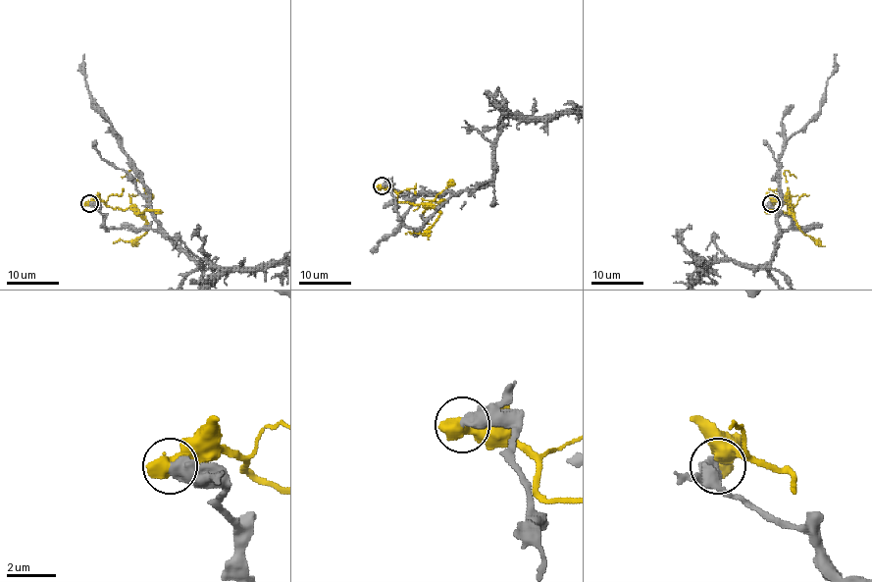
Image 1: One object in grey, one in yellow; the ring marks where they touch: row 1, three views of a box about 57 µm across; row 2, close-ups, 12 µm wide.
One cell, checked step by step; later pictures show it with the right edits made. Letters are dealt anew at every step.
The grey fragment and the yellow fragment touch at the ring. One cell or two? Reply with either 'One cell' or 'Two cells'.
Two cells

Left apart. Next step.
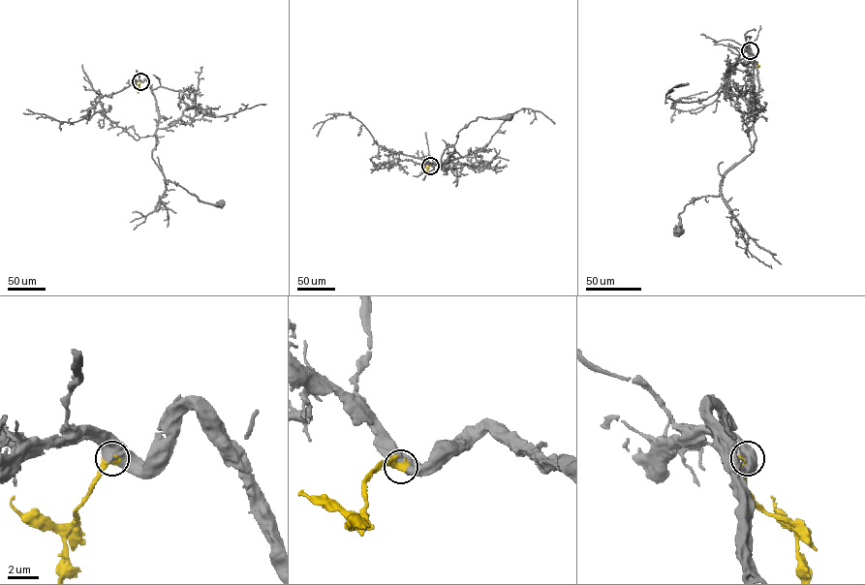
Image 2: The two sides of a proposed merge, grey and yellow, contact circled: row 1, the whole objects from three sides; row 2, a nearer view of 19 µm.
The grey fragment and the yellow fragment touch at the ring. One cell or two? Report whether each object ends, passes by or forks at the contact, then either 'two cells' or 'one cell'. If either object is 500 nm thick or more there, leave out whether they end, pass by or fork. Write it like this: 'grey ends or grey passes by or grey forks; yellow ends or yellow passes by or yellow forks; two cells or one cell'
one cell

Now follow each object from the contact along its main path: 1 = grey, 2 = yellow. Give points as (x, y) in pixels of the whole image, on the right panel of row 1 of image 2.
1: (750, 50), (759, 84), (754, 150), (725, 173), (718, 196), (686, 205), (677, 230)
2: (750, 50), (758, 68)

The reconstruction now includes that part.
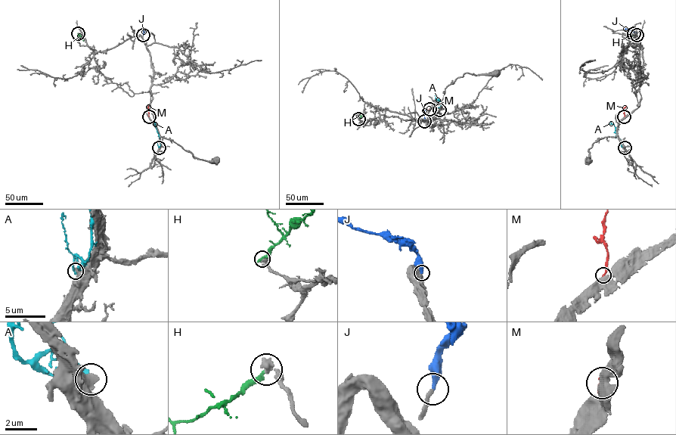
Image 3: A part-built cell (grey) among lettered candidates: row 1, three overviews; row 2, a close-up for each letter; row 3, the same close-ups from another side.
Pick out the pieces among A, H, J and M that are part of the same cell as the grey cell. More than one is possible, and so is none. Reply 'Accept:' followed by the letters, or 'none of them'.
Accept: J

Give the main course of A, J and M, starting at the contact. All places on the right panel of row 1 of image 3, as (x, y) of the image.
A: (624, 147), (621, 146), (614, 124), (609, 123)
J: (637, 35), (624, 29)
M: (624, 116), (626, 106)

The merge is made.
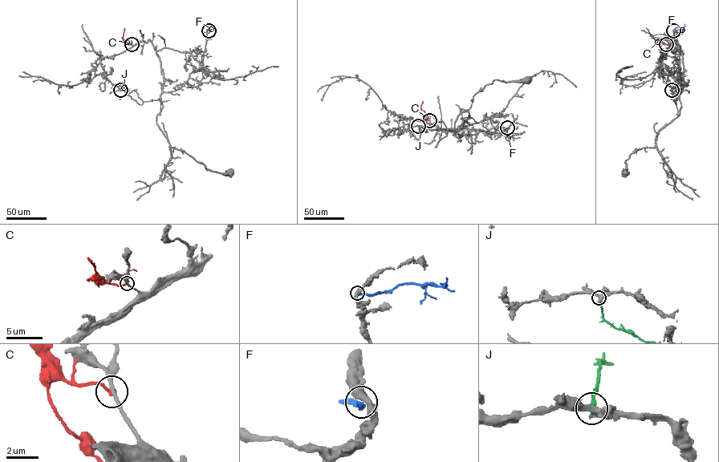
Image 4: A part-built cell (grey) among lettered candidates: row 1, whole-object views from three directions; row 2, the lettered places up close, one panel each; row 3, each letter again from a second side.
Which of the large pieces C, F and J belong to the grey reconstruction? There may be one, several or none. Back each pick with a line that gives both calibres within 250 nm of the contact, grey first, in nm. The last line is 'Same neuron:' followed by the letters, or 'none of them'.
Same neuron: none of them

